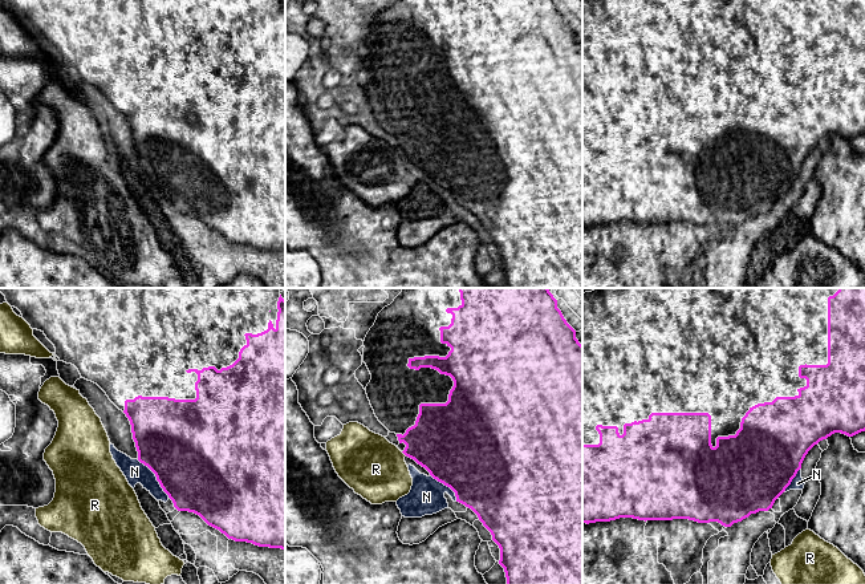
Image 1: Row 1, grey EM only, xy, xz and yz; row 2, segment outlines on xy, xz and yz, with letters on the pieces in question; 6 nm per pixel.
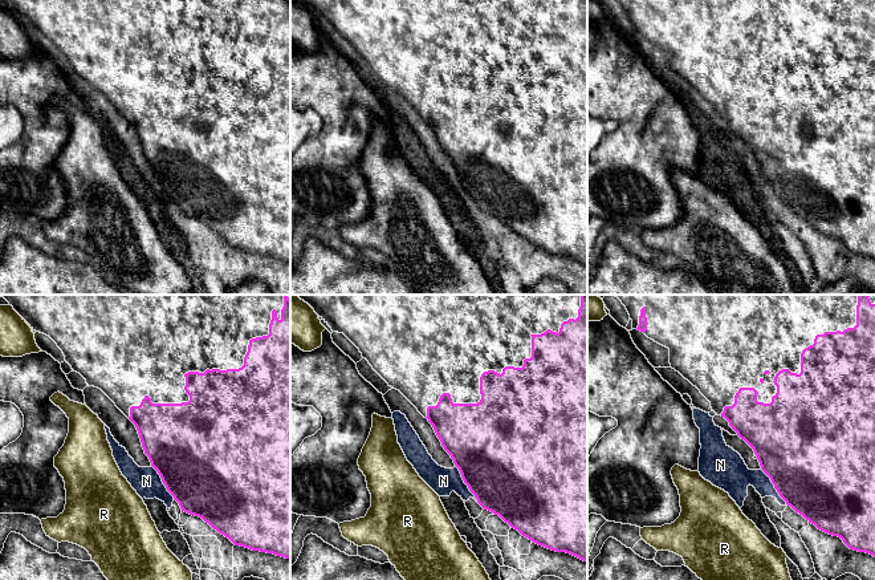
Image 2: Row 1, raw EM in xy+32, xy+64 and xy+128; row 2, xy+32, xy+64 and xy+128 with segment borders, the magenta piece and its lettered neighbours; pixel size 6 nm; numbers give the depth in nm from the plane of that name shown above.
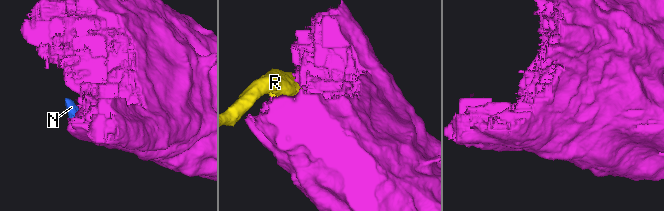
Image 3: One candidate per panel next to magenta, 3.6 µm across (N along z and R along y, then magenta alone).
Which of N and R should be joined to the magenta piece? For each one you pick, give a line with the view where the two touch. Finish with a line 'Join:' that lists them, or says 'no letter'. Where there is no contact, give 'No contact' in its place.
Join: no letter

